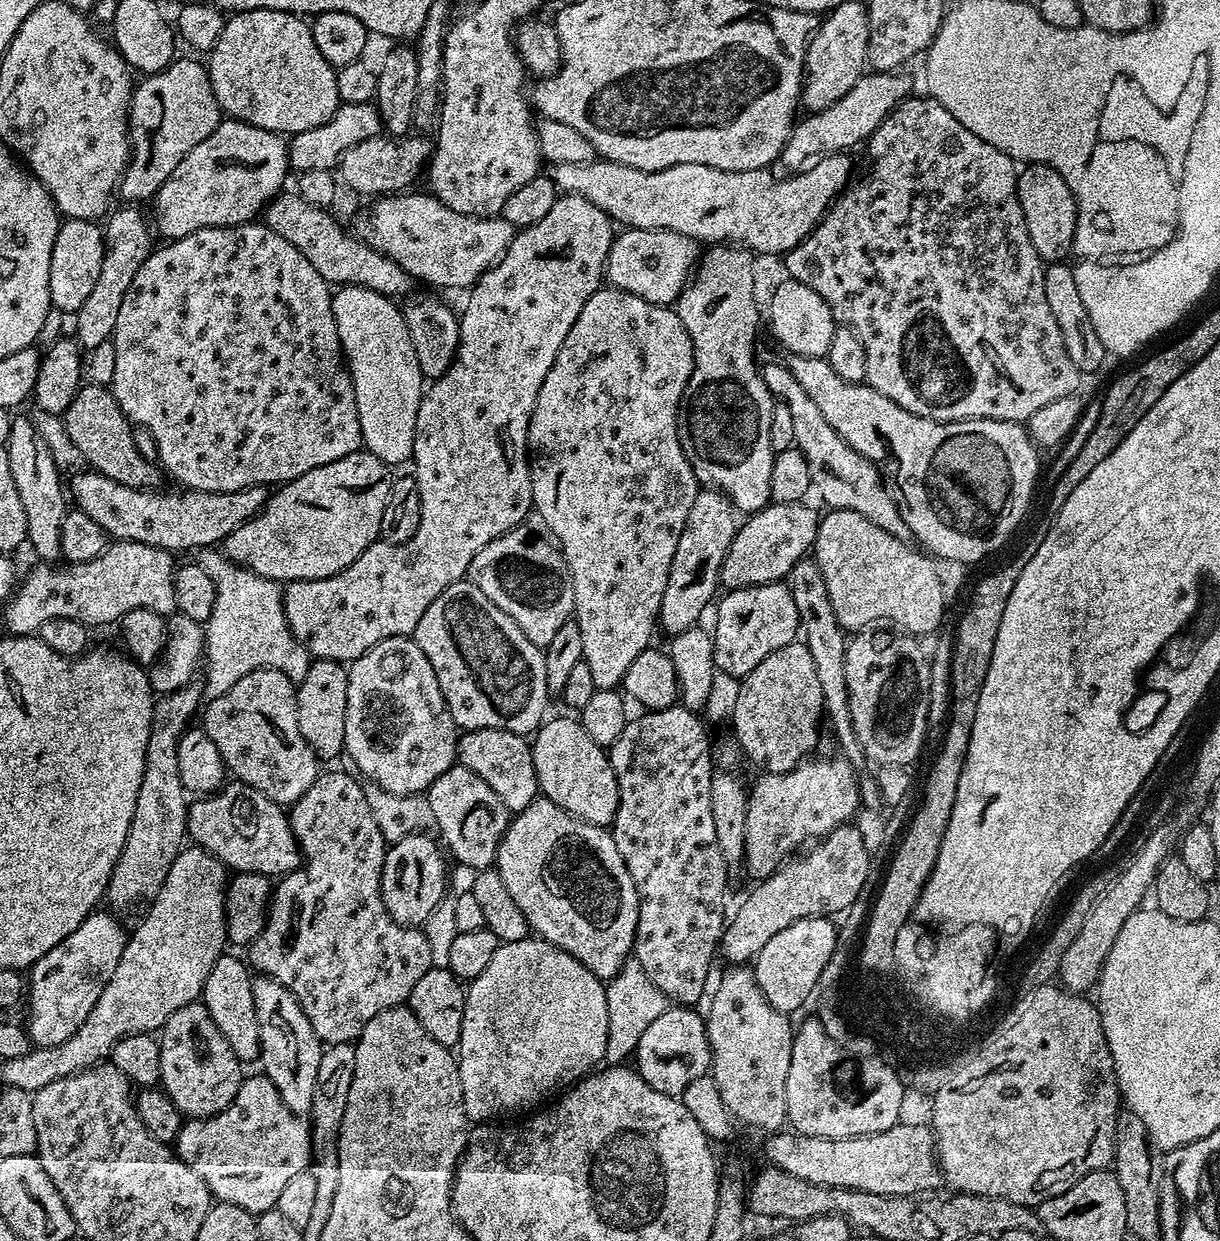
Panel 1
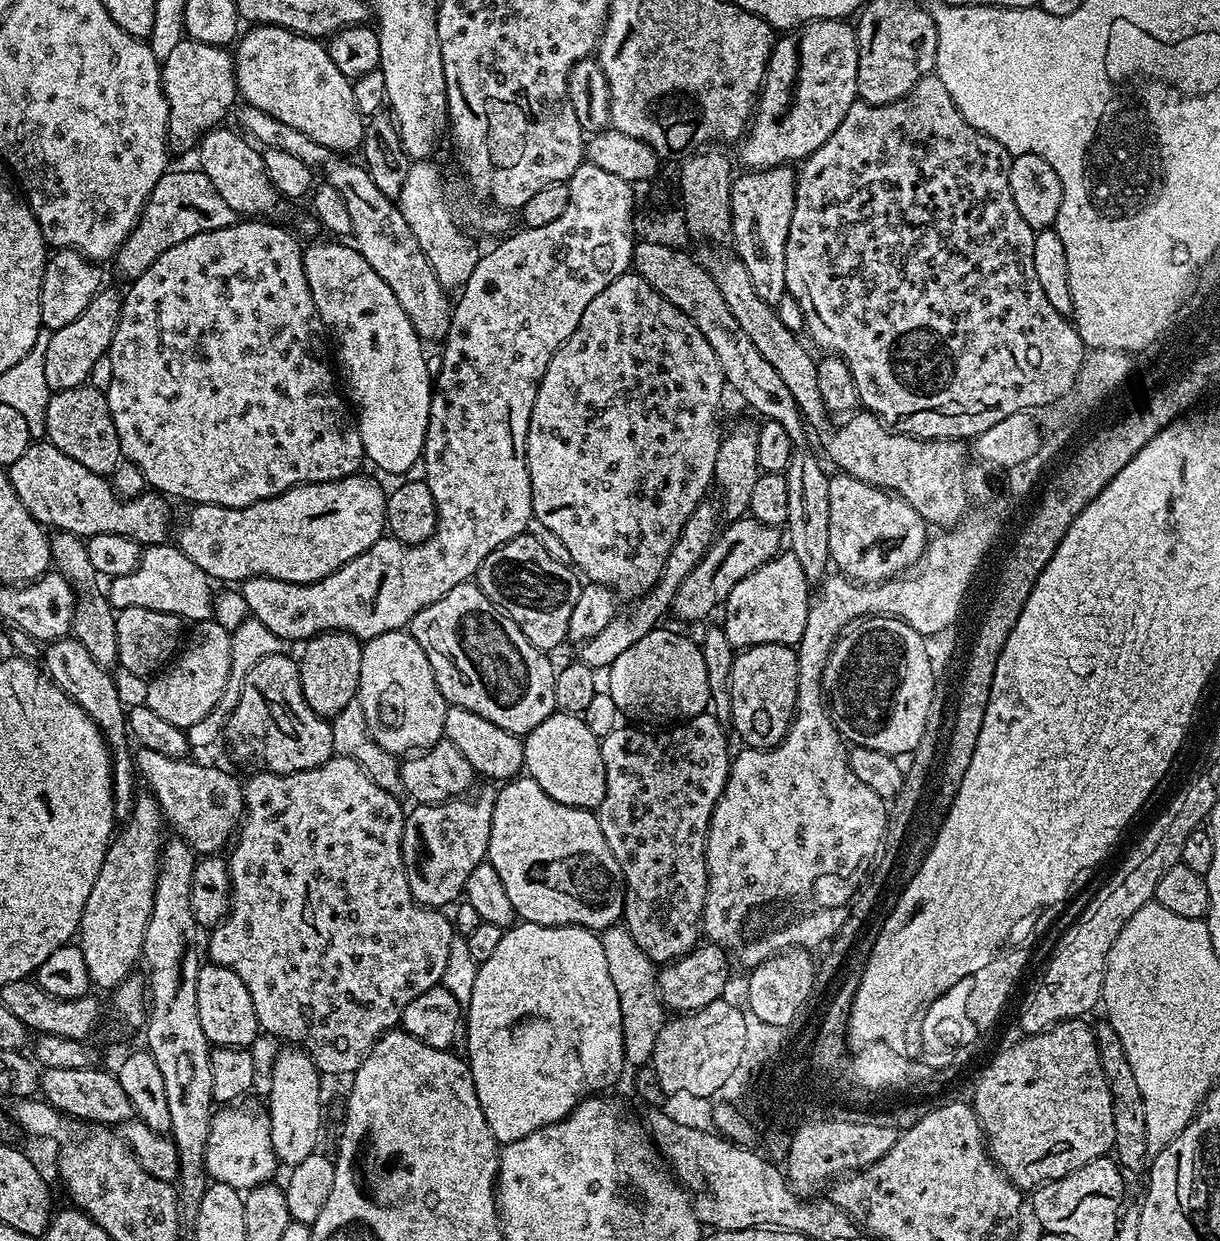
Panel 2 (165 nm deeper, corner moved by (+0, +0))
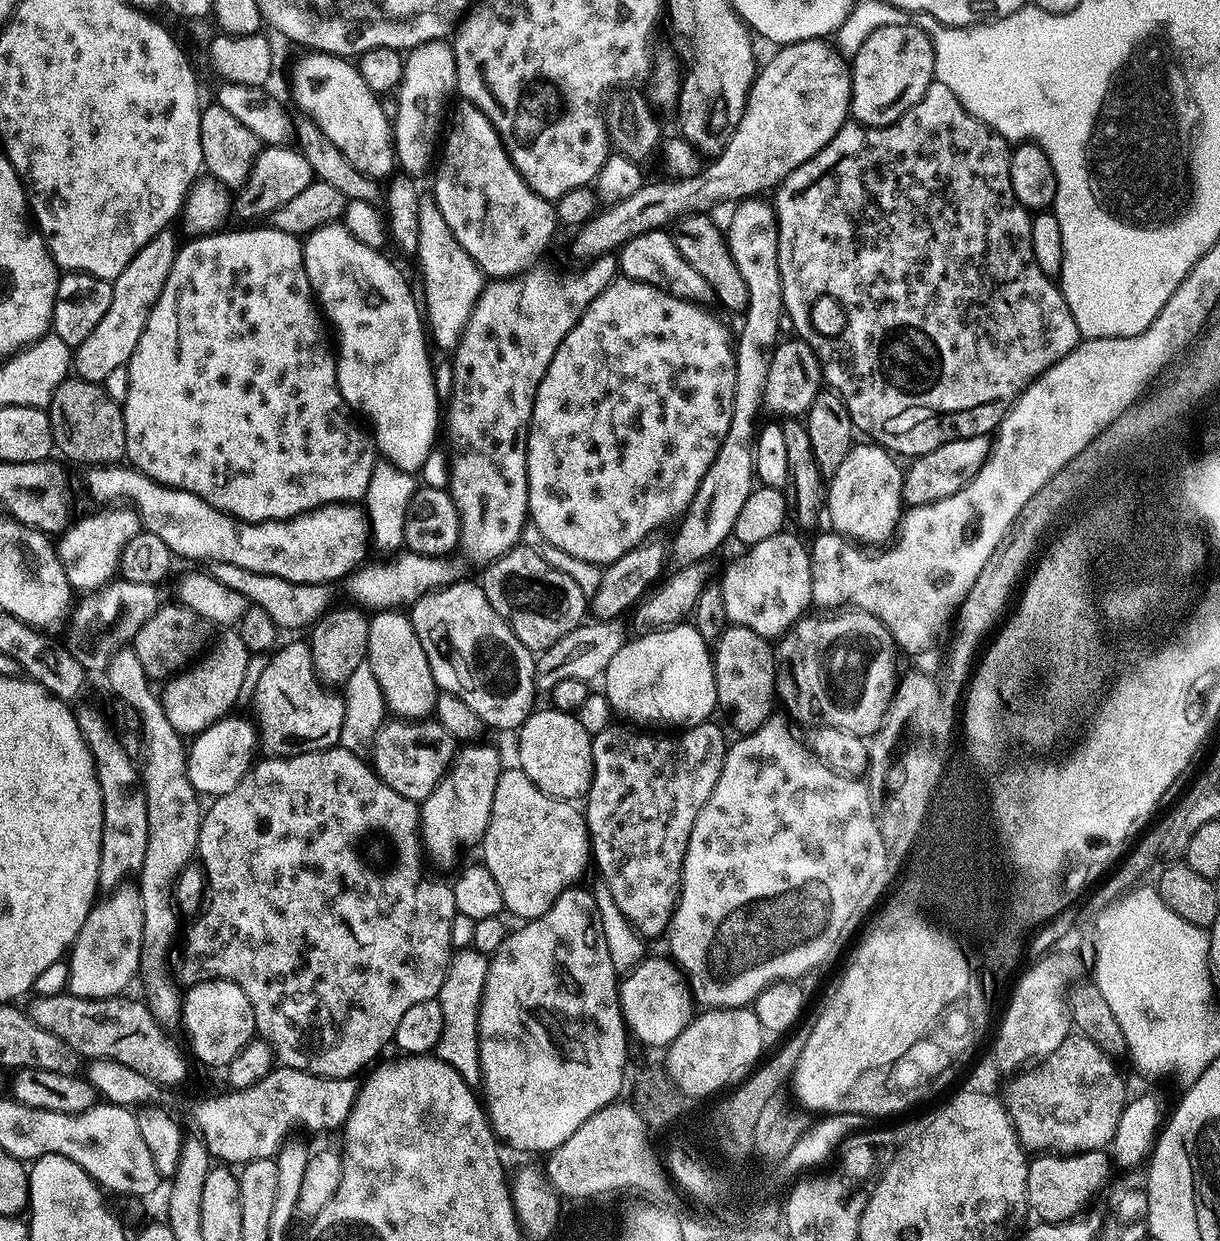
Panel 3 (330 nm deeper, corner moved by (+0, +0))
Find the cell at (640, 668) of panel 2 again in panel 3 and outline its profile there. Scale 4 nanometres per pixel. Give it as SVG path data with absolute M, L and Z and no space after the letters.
M681 622L666 628L658 628L655 632L645 632L632 639L612 653L602 677L604 683L602 693L617 717L625 716L620 718L640 726L665 724L668 727L665 729L683 730L705 723L711 717L708 715L714 710L717 711L714 656L710 651L709 641L704 640L702 634L698 634L698 630L691 623Z

